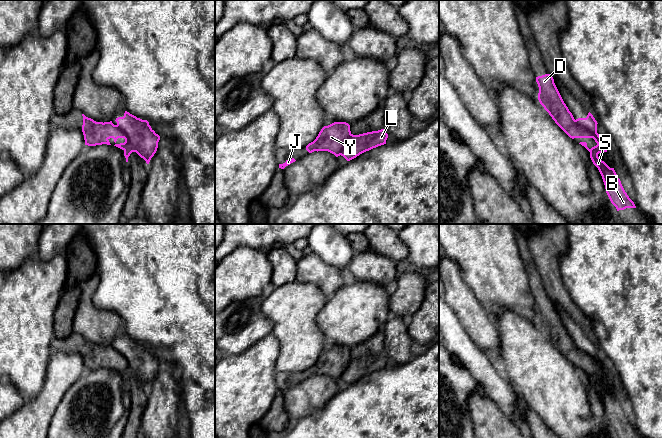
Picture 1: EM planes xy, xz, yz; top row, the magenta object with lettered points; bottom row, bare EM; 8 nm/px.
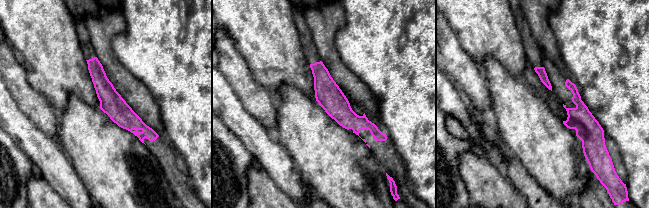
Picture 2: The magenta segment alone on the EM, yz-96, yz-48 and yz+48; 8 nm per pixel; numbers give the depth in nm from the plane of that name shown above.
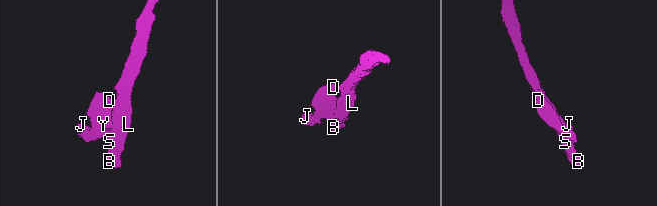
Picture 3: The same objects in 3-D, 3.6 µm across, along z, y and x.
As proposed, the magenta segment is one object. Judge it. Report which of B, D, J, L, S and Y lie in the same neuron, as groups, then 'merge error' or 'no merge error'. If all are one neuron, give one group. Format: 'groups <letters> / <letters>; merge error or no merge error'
groups B L S / D J Y; merge error

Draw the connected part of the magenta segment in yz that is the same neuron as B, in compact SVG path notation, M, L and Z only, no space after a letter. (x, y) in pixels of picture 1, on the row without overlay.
M590 376L590 382L593 388L598 392L605 409L606 417L617 435L626 432L636 432L634 426L625 416L614 392L610 392L595 377Z

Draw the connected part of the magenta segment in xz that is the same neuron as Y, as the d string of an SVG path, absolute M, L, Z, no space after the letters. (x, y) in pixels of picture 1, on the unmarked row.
M334 346L324 350L316 363L306 370L309 377L314 375L328 375L336 381L341 379L341 375L349 365L351 360L350 349L346 346Z

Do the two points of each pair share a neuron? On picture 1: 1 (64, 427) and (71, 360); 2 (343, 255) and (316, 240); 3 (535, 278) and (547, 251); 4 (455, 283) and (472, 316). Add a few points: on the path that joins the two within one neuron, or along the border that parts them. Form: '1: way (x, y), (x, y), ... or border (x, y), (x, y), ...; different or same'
1: border (83, 371), (80, 377), (64, 394), (55, 409); different
2: way (336, 251), (323, 241); same
3: border (534, 264), (547, 294); different
4: way (456, 291), (467, 308); same

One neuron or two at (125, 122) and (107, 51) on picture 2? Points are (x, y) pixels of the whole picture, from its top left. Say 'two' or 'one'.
two

